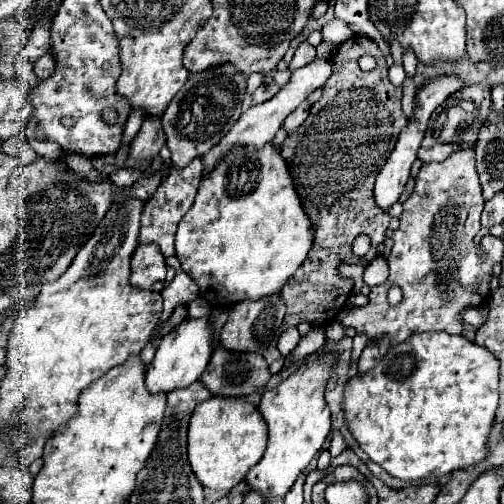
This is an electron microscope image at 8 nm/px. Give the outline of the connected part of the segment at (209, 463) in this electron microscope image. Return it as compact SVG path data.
M211 396L201 402L189 420L189 462L197 480L211 490L235 488L253 464L257 464L265 452L267 428L257 406L243 398Z

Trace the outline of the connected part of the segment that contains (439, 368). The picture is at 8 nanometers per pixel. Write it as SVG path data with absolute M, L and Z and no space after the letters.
M447 332L413 334L405 342L391 346L371 370L353 376L345 384L343 416L361 450L391 476L401 480L445 476L481 462L485 452L489 452L485 442L499 404L497 380L497 360L475 342Z

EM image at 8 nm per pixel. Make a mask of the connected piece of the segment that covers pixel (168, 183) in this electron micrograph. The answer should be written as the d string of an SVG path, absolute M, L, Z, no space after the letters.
M197 156L191 164L187 164L185 168L171 168L169 176L161 182L161 186L155 190L155 194L147 200L143 216L141 216L141 232L139 232L139 242L141 244L161 244L161 252L165 257L175 255L175 235L178 224L183 218L183 214L191 208L195 194L197 194L197 186L203 178L203 160L201 156Z

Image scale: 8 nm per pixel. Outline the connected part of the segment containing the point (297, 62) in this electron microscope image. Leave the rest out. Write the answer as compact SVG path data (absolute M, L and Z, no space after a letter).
M303 42L295 50L295 56L293 56L291 64L289 64L289 70L297 70L297 68L305 66L309 60L315 60L315 46L311 46L309 42Z

